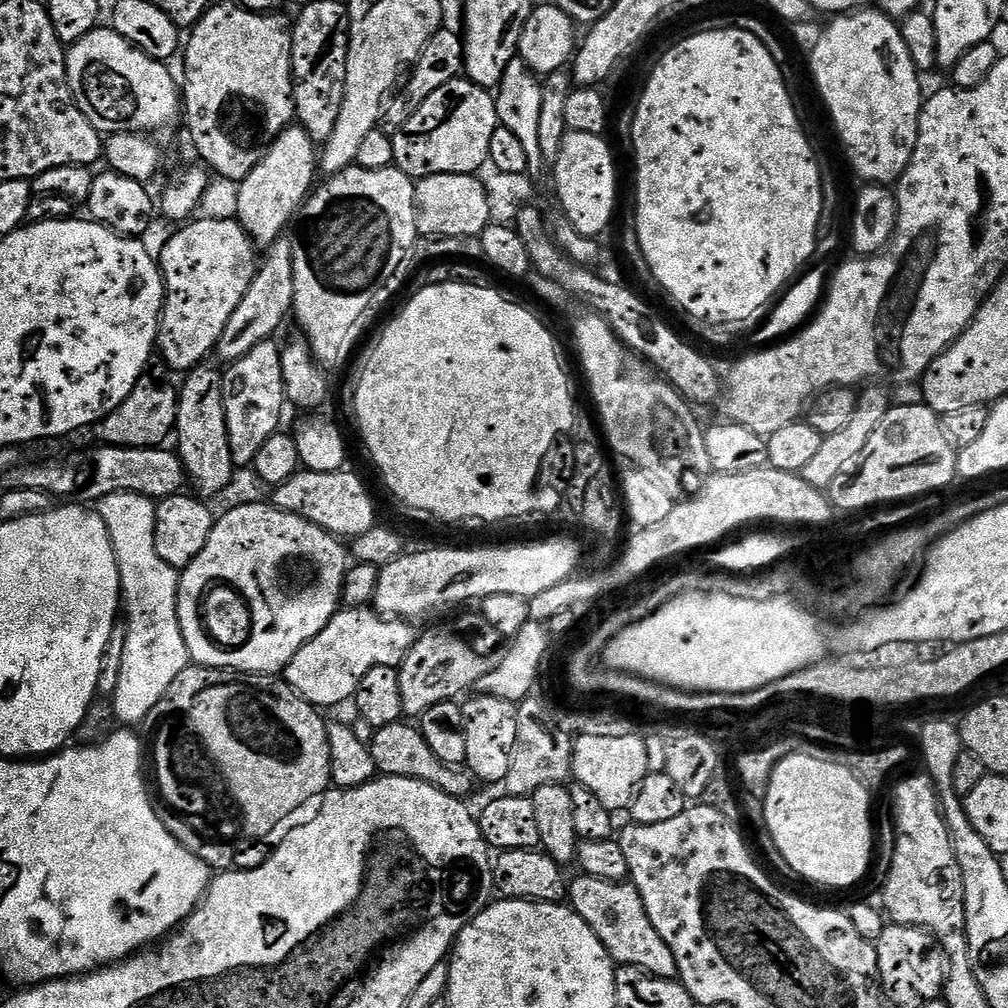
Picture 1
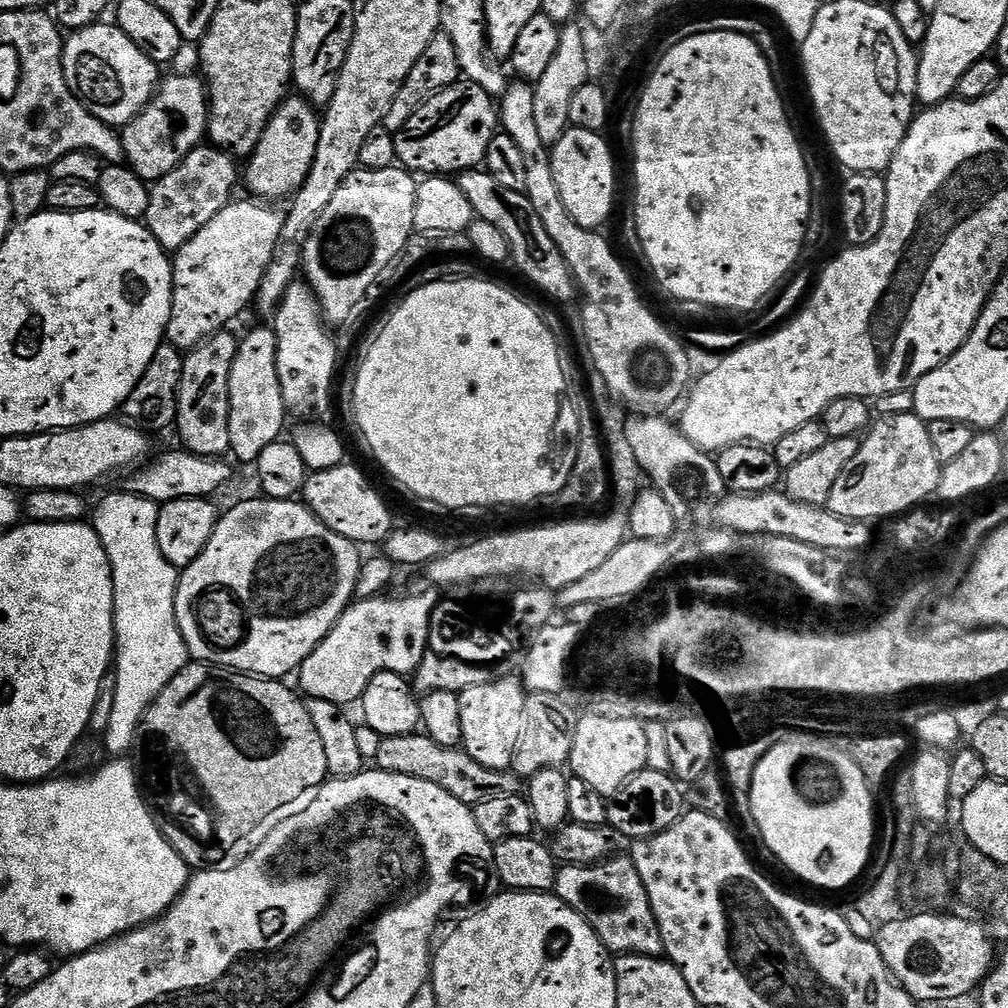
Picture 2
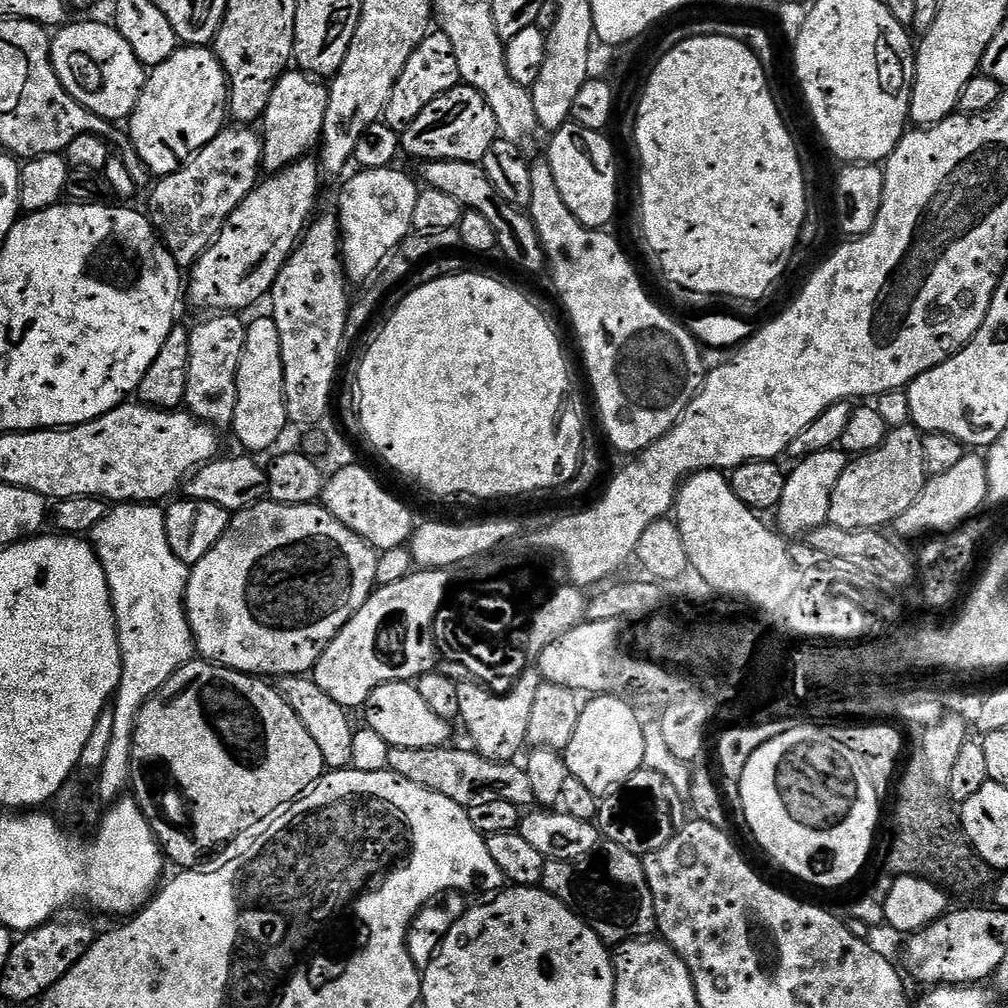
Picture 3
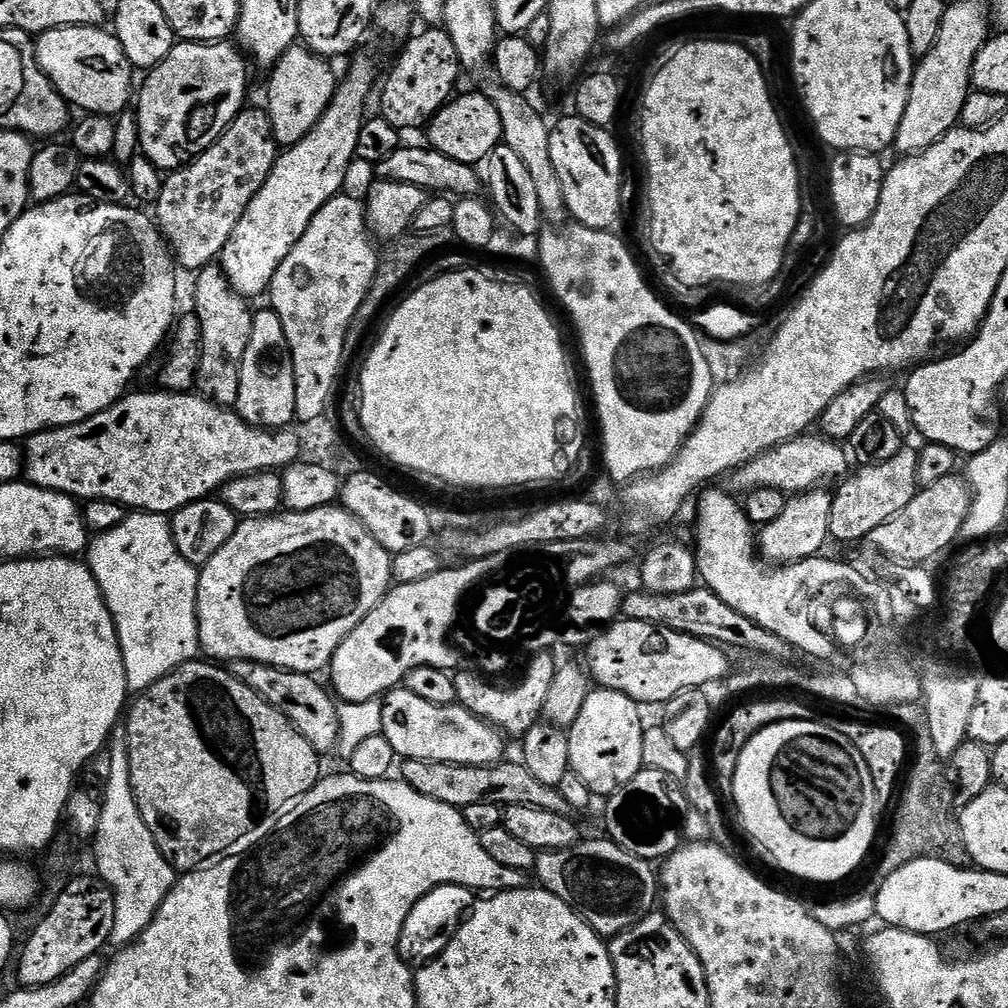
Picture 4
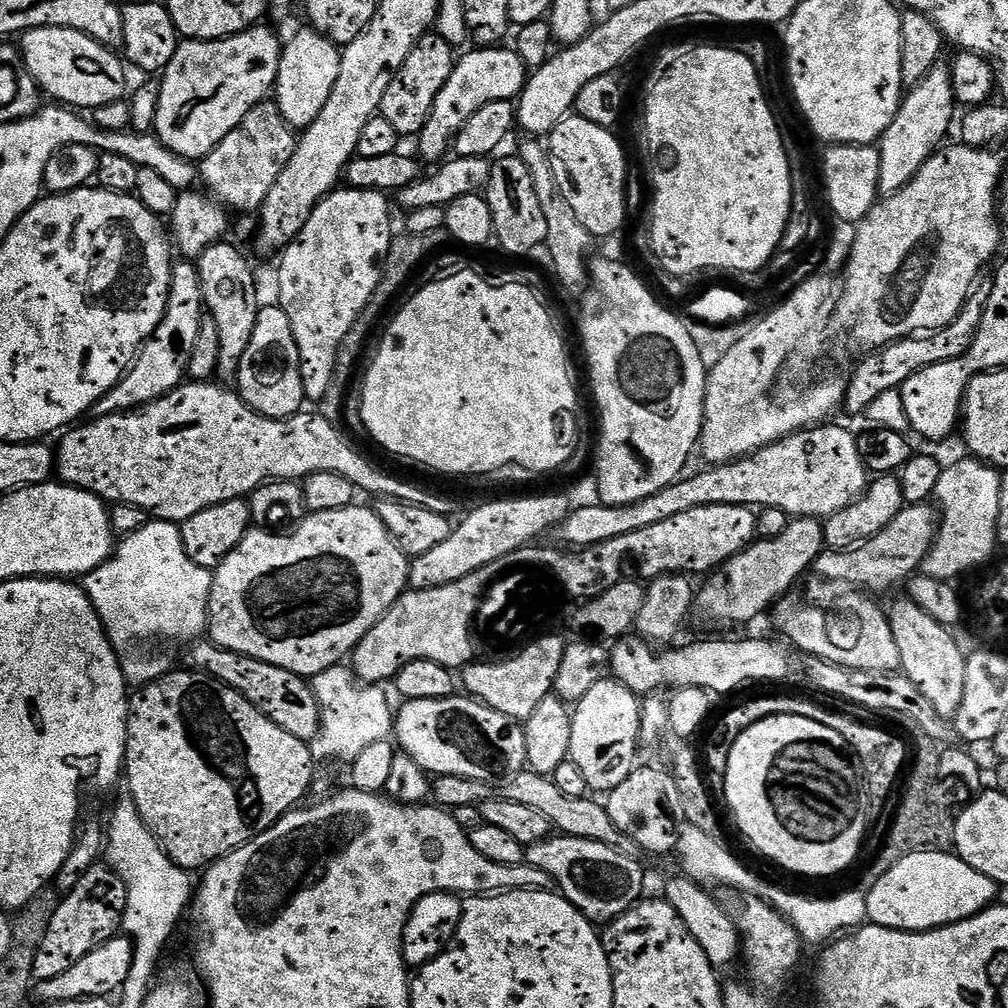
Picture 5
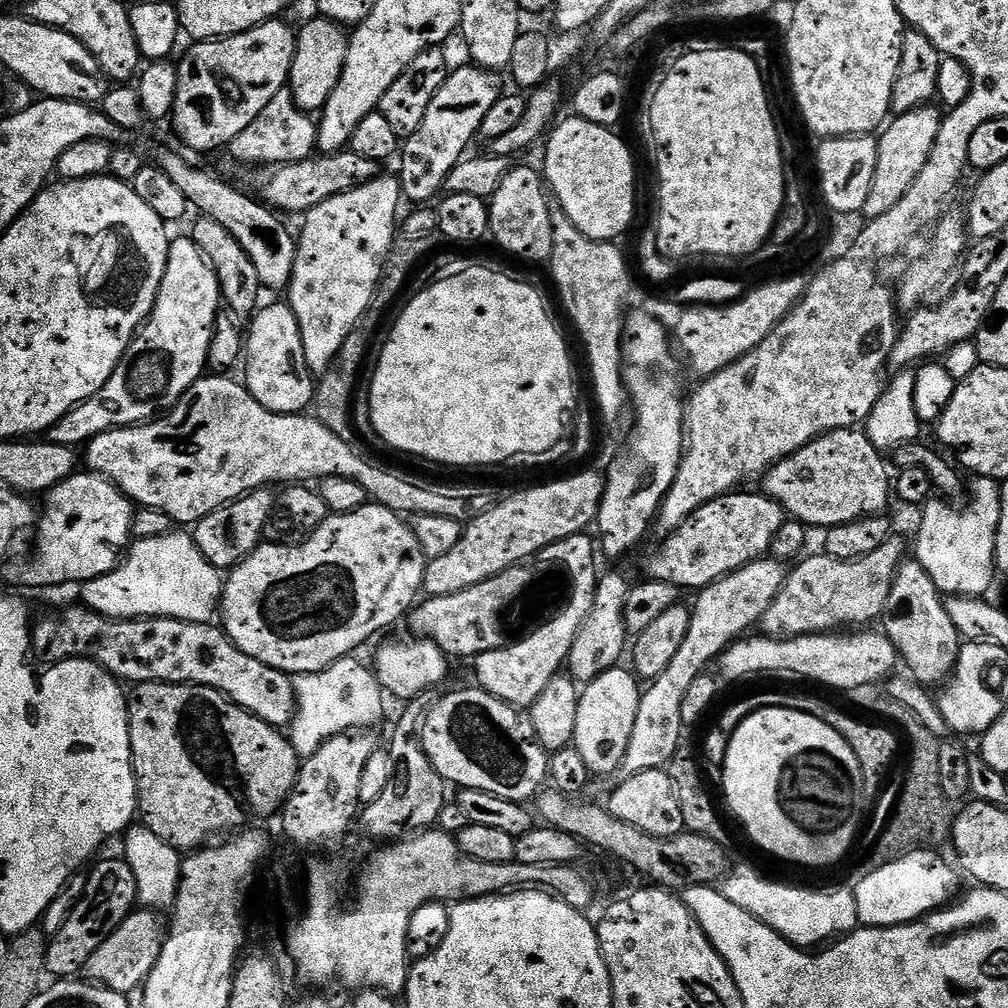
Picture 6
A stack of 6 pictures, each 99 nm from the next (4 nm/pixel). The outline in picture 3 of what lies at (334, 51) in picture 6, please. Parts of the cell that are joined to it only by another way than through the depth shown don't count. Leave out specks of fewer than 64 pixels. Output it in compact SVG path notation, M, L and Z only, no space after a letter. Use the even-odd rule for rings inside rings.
M289 70L280 77L274 86L274 94L270 94L270 102L262 117L262 139L264 141L264 158L262 168L265 173L275 174L288 168L295 160L303 160L308 152L317 147L320 142L320 132L326 122L326 106L328 105L328 88L319 79L313 78L306 72Z

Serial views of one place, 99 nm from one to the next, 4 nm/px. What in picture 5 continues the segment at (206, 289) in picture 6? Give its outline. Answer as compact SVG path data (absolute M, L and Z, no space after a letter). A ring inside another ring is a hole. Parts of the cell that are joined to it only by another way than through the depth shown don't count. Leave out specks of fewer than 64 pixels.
M173 263L168 308L164 312L162 322L158 322L154 334L150 334L150 338L140 347L132 365L124 372L124 376L92 408L91 415L112 416L115 412L133 411L158 398L169 396L174 389L185 383L190 350L194 350L194 338L198 338L204 311L204 299L195 263Z

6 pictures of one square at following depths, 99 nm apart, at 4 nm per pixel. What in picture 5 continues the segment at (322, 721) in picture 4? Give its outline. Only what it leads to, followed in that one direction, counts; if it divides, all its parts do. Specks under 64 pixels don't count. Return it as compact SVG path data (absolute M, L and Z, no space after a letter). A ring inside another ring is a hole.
M207 638L193 643L191 648L191 667L195 671L205 672L207 676L212 676L215 680L221 680L226 686L238 690L238 694L242 694L254 706L258 706L258 710L262 710L262 714L266 714L266 718L270 718L270 722L278 722L278 726L282 726L282 730L287 730L288 733L294 734L294 738L310 742L320 733L318 698L314 698L312 685L305 677L294 674L282 666L270 666L270 662L262 662L258 658L239 656L236 652L227 652L225 648L220 648Z

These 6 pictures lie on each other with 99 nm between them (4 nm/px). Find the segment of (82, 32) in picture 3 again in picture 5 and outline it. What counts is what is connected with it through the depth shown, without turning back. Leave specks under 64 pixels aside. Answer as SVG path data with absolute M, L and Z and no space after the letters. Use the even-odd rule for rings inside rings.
M32 28L23 33L19 40L18 47L24 65L45 97L53 96L56 99L53 101L76 110L91 110L125 99L125 61L105 44L73 28Z

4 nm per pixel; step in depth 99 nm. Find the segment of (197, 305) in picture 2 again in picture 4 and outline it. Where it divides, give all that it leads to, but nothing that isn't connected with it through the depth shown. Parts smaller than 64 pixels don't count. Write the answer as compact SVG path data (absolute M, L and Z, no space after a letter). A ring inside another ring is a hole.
M356 54L351 57L353 60L352 65L348 68L348 73L345 76L343 73L342 79L337 83L334 98L328 109L322 114L322 118L314 126L314 130L310 130L310 134L306 134L306 138L302 138L302 142L285 147L277 155L272 173L266 178L262 190L258 190L258 194L254 194L246 214L242 214L238 226L234 226L234 234L230 238L230 242L226 242L224 251L218 257L218 263L224 269L232 289L240 296L253 298L252 296L260 296L263 292L265 295L272 287L272 279L278 266L282 266L282 262L286 262L286 254L290 254L290 250L294 250L298 238L302 238L302 234L306 234L314 214L318 214L318 210L322 210L322 206L326 206L326 202L341 195L343 188L340 187L343 186L344 179L348 176L348 167L356 160L358 130L362 130L366 119L364 103L367 102L372 87L374 87L374 92L378 84L375 62L368 56L360 55Z

